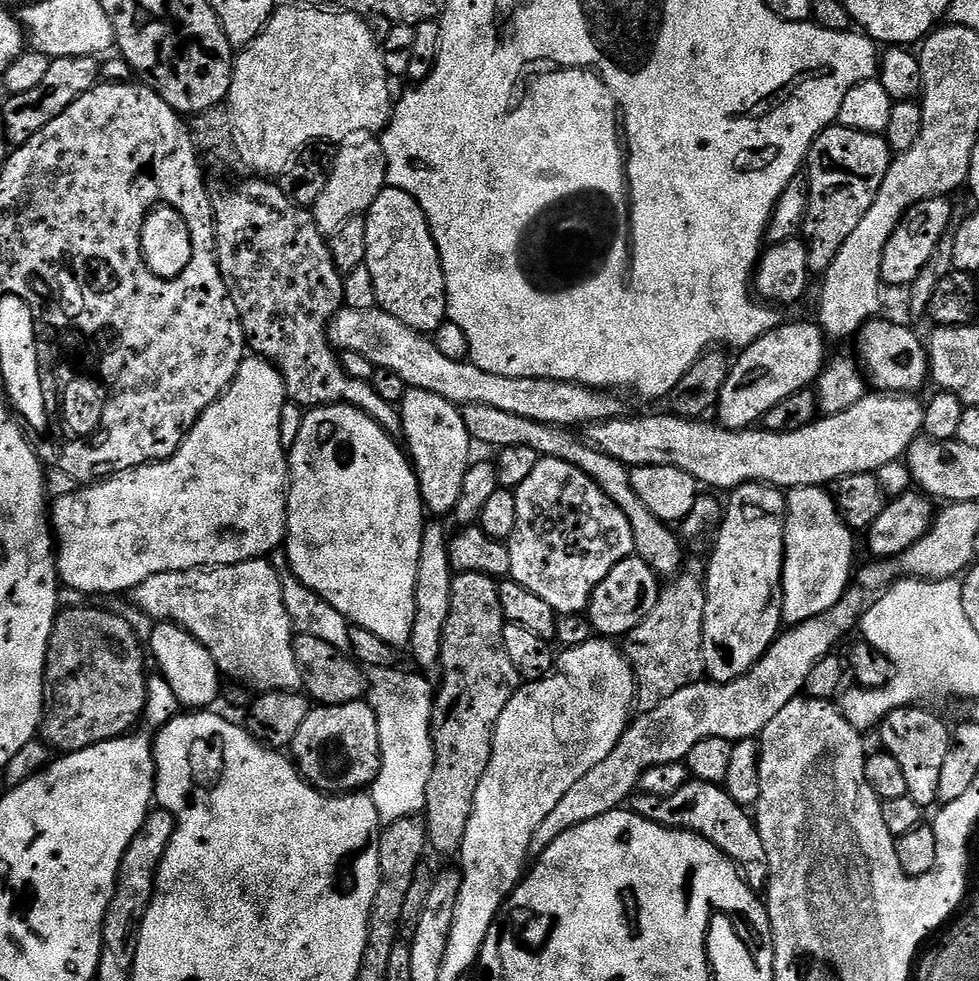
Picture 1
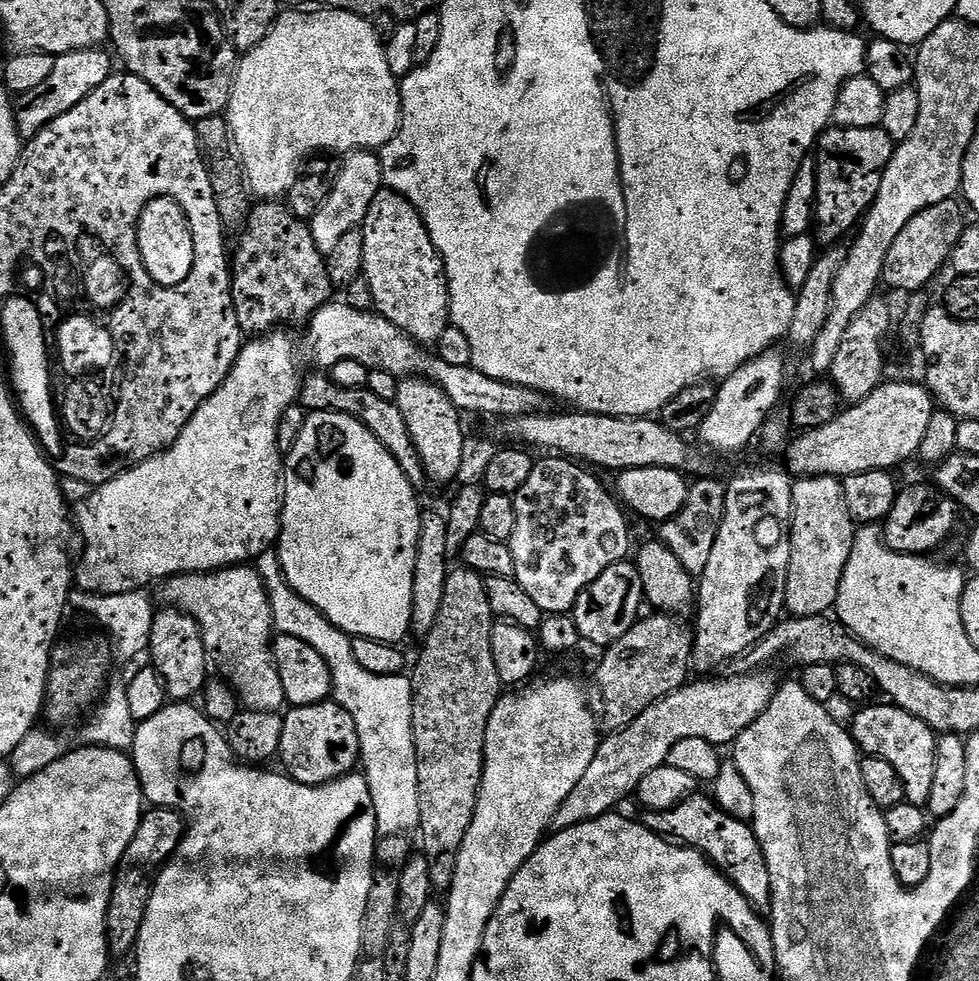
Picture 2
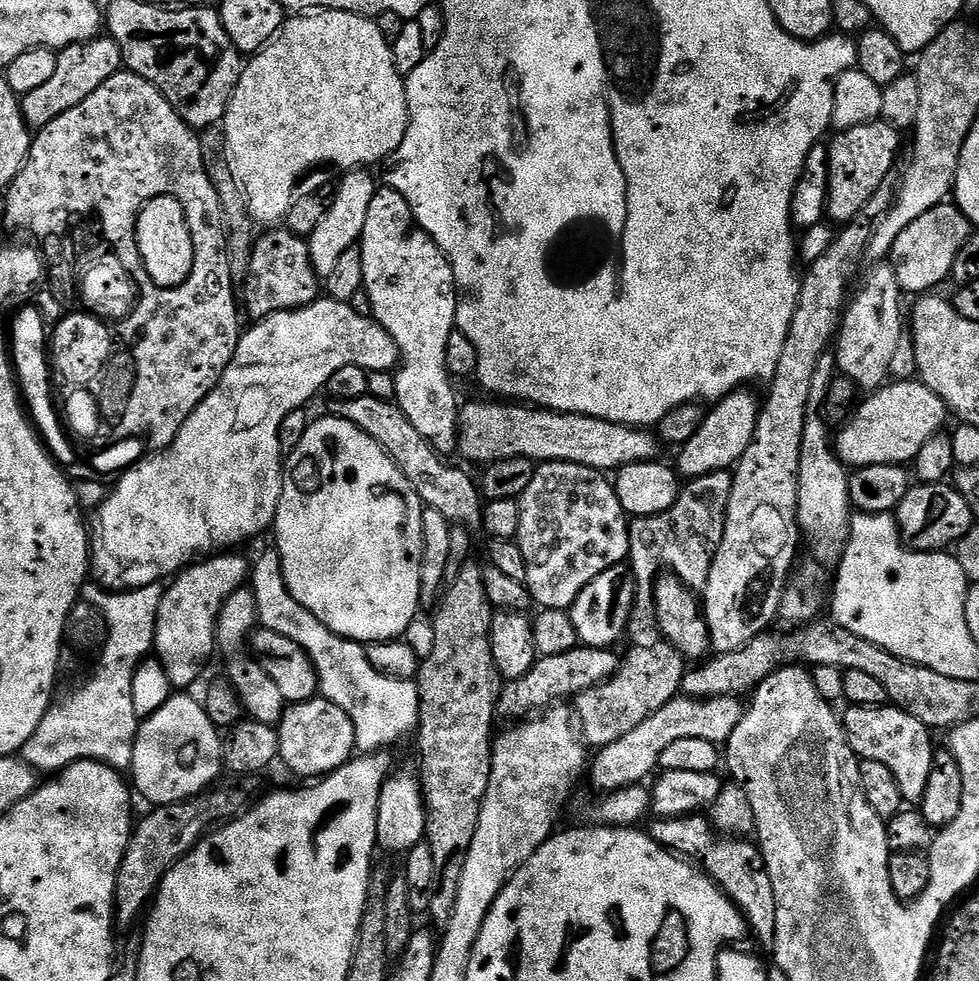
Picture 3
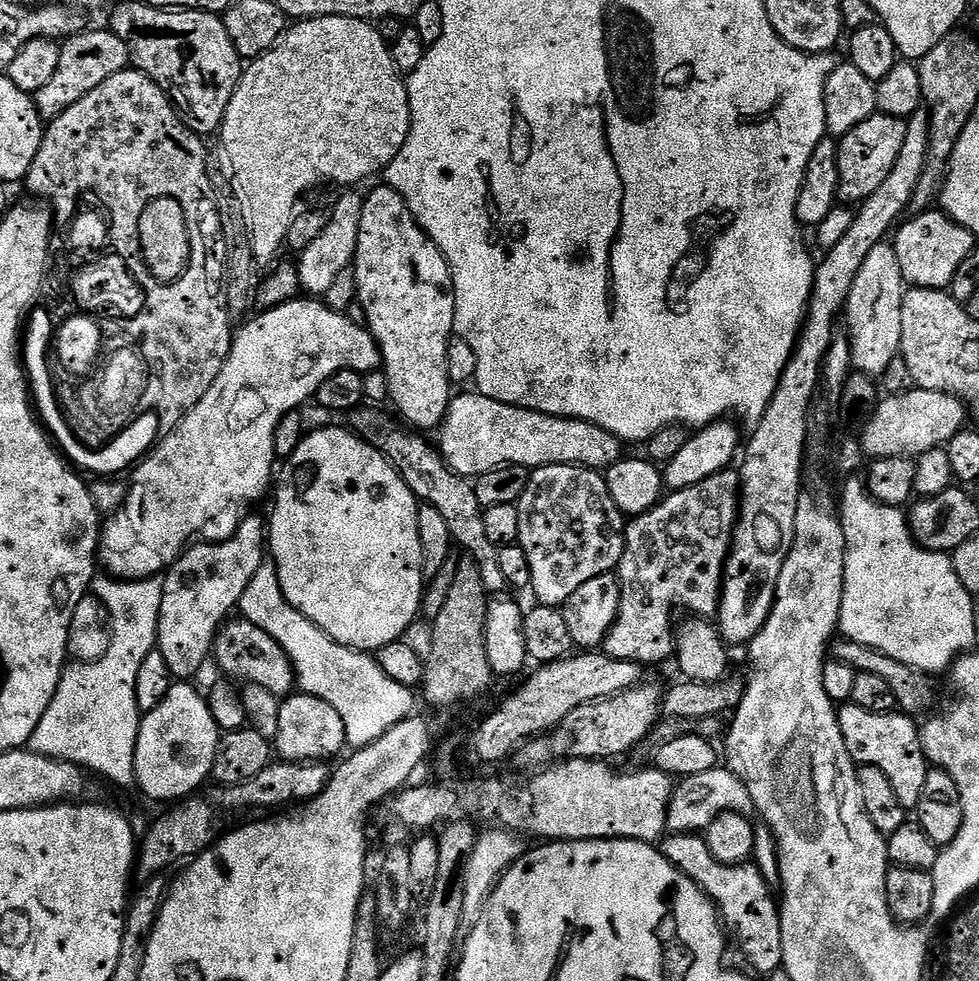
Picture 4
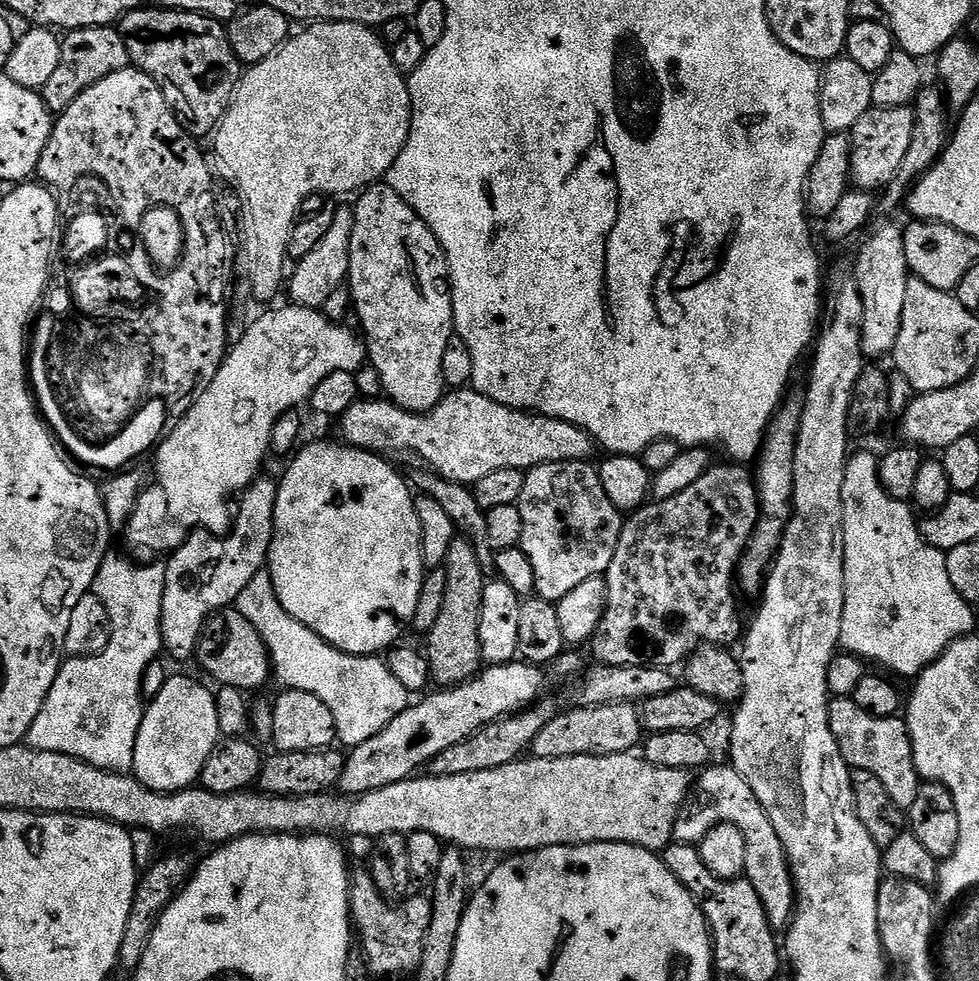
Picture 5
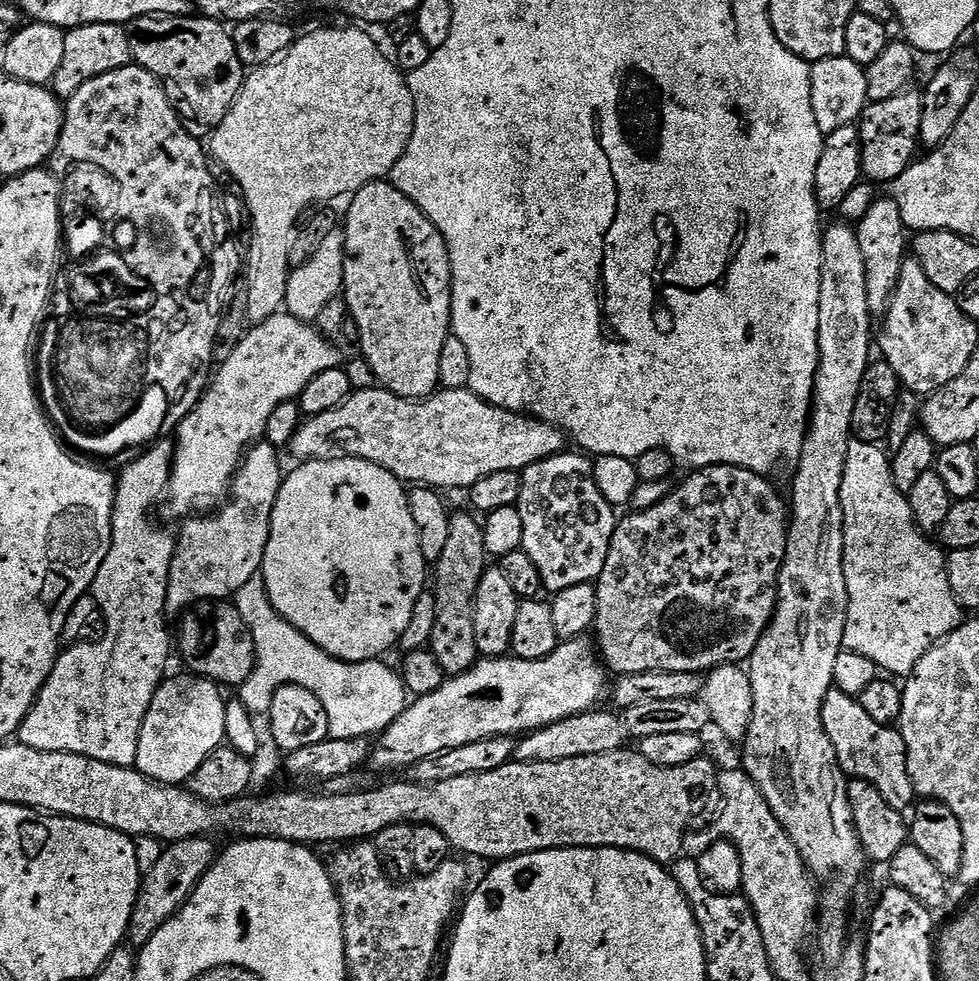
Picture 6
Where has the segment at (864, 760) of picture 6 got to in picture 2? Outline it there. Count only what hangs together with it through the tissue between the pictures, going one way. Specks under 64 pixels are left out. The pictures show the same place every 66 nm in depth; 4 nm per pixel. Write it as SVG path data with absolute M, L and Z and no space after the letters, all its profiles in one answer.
M891 702L884 704L869 703L861 707L860 712L850 723L850 731L856 747L864 756L883 758L890 762L904 783L905 801L919 808L924 808L930 798L930 790L934 787L934 770L936 766L936 748L938 733L922 718L914 718L914 714L906 714L906 710L896 707Z

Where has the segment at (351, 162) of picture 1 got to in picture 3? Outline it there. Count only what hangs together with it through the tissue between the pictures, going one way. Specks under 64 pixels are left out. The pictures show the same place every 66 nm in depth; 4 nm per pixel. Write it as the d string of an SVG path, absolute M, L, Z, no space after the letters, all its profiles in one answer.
M348 170L339 177L336 193L330 202L330 210L326 210L326 218L314 226L311 236L307 237L308 249L316 275L327 278L334 274L334 266L346 254L346 250L357 247L362 230L366 226L366 214L370 211L370 202L374 202L374 194L378 184L372 181L371 171Z

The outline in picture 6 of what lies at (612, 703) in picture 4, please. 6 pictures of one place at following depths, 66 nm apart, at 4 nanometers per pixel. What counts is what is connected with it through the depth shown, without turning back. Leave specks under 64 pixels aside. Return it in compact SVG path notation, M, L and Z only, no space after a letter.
M600 711L582 712L578 716L571 716L562 722L543 725L536 731L527 733L517 743L515 759L522 764L562 762L566 758L582 758L594 754L610 754L621 751L625 747L624 740L626 741L621 717L615 711L612 711L613 713Z

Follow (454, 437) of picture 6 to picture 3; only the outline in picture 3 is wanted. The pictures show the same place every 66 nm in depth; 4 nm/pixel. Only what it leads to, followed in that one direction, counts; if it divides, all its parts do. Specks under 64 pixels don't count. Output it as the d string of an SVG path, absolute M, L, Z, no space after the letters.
M512 402L492 403L496 404L468 404L460 408L458 452L468 460L491 462L521 456L533 462L577 464L601 474L612 474L661 455L659 439L642 428L569 412L549 412L535 406L517 406Z

